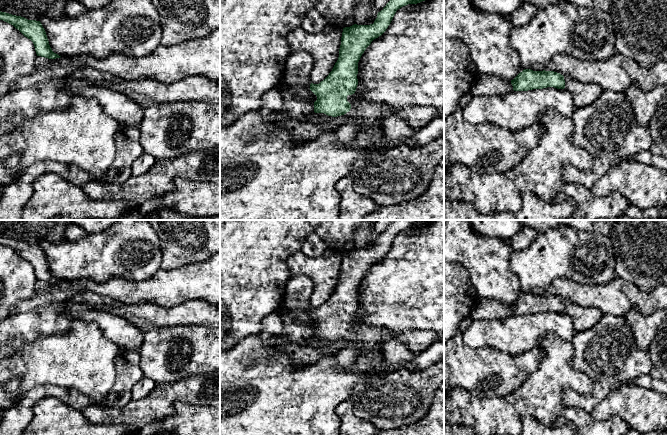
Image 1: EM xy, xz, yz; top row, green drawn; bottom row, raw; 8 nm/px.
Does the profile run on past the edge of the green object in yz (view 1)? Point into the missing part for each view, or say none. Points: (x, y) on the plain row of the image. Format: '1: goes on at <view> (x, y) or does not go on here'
1: goes on at yz (584, 318)

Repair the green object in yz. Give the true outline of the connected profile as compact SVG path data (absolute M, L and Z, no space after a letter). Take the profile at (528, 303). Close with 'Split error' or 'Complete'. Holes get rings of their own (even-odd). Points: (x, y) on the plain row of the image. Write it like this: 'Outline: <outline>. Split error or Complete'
Outline: M524 293L511 304L514 315L528 315L554 311L567 313L573 318L575 332L583 332L599 322L602 313L593 307L583 308L571 301L563 300L554 295L533 295Z. Split error

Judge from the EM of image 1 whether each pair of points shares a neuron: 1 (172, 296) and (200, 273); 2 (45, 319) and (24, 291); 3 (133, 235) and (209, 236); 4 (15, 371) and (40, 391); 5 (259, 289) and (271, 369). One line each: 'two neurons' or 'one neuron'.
1: one neuron
2: two neurons
3: two neurons
4: two neurons
5: two neurons

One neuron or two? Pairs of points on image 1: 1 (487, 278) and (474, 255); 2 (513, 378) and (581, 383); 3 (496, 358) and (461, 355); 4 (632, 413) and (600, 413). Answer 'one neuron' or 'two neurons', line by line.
1: one neuron
2: two neurons
3: one neuron
4: one neuron

